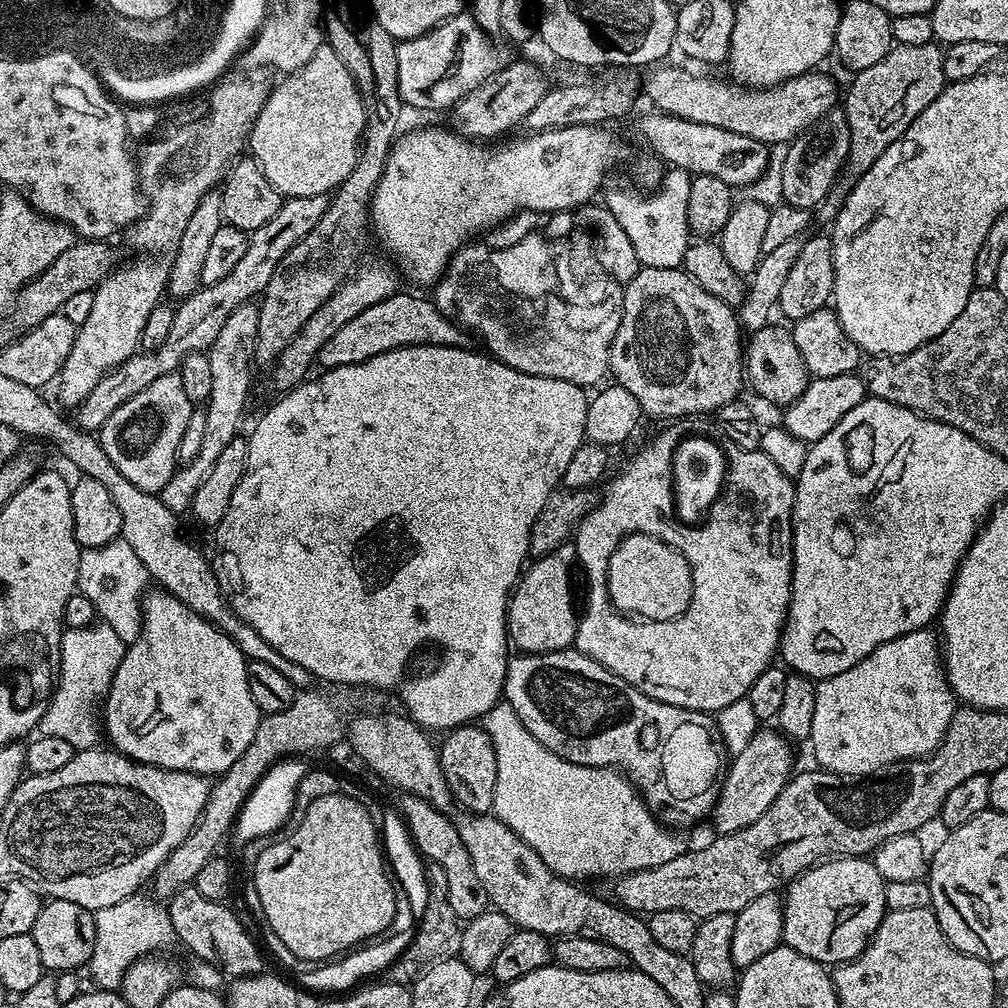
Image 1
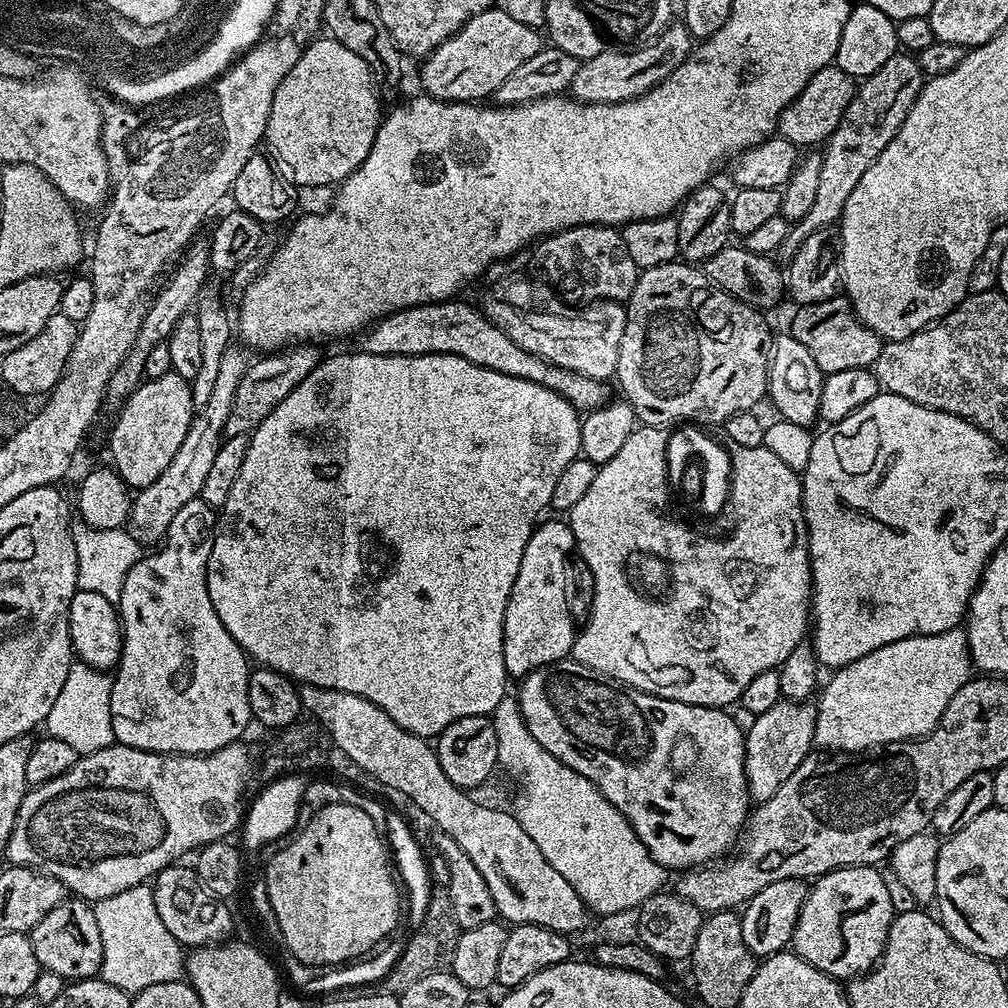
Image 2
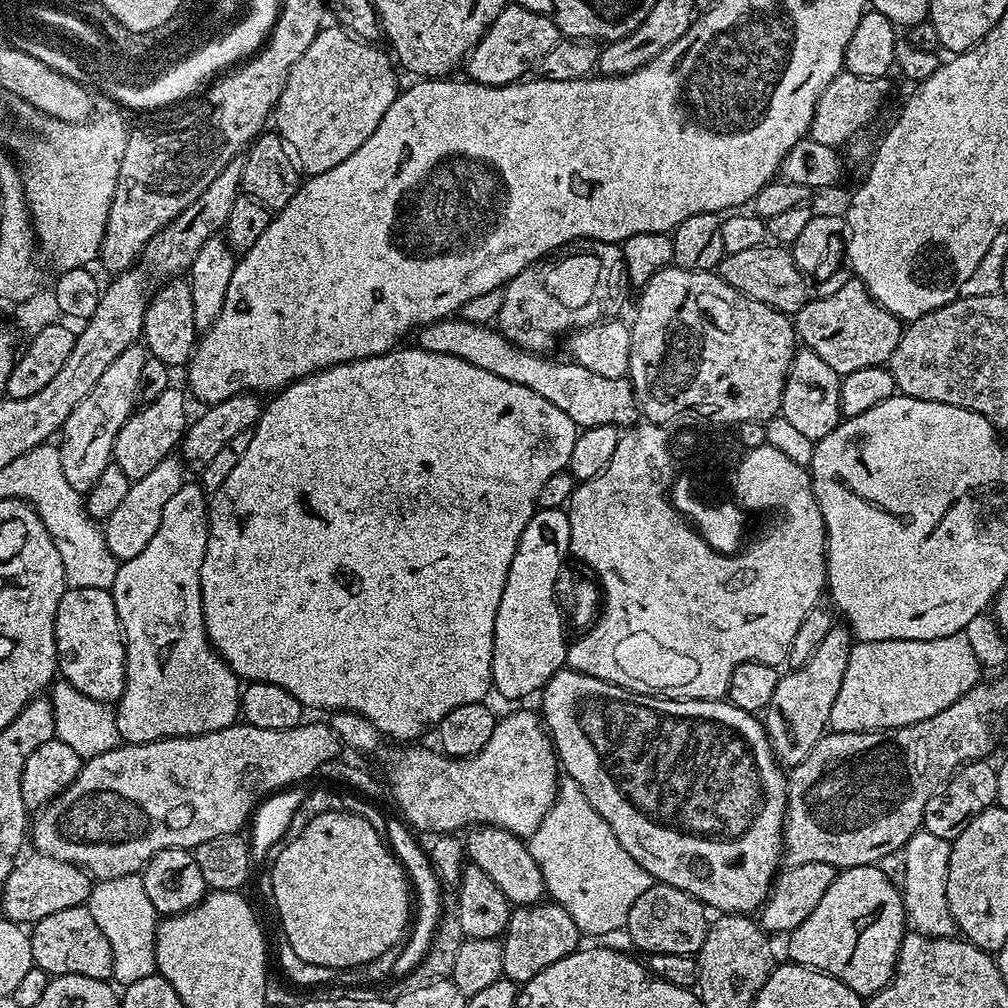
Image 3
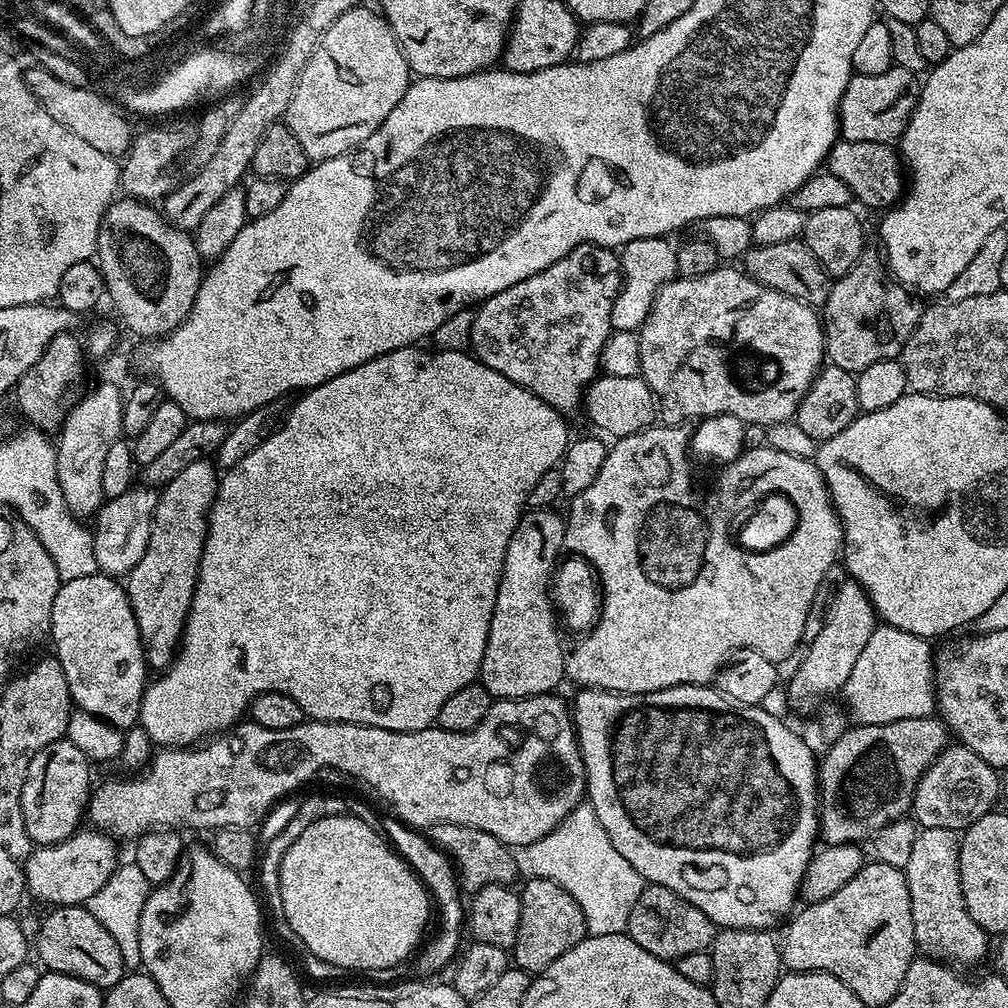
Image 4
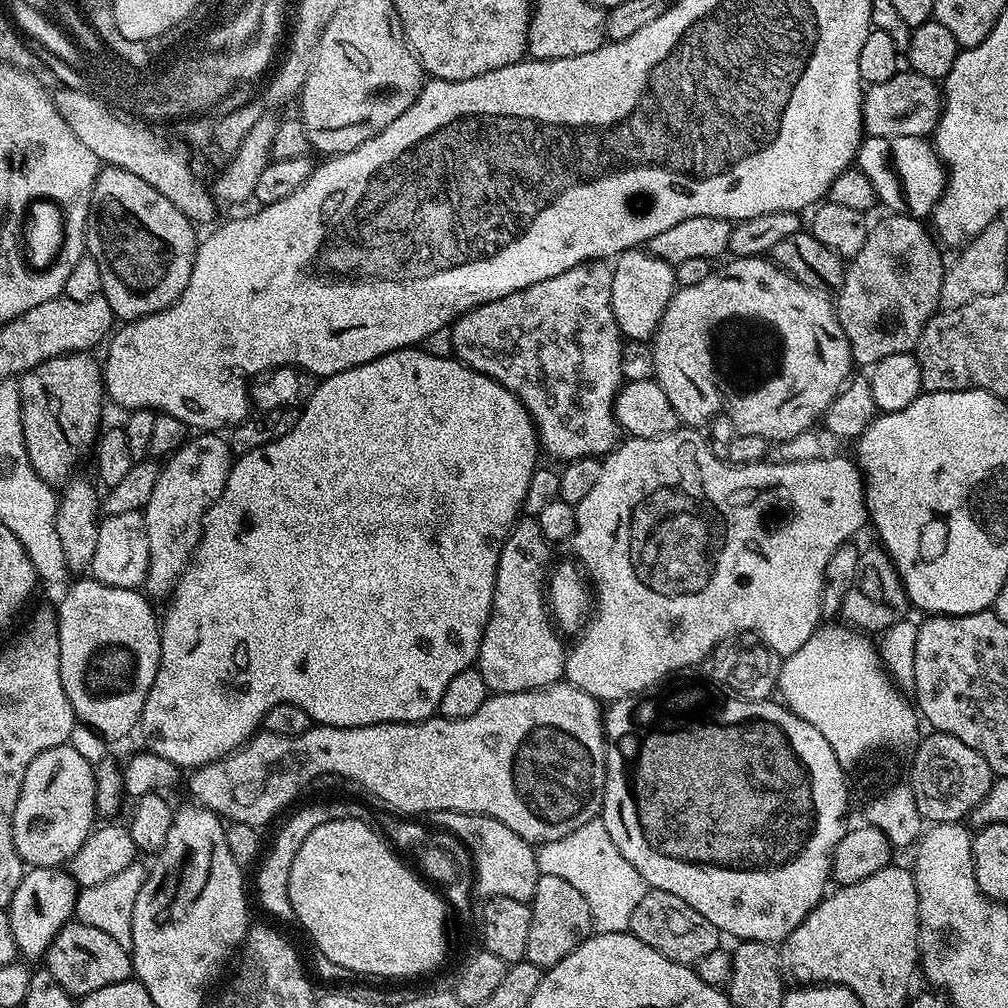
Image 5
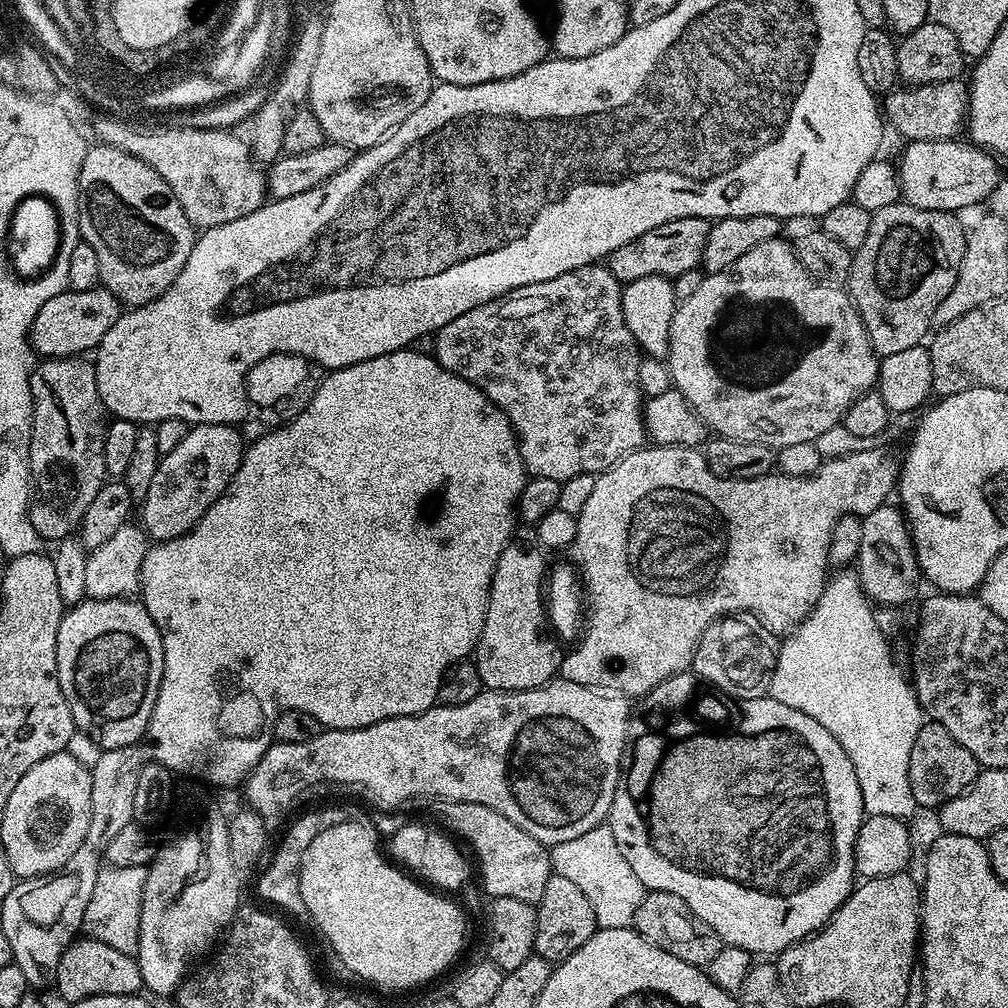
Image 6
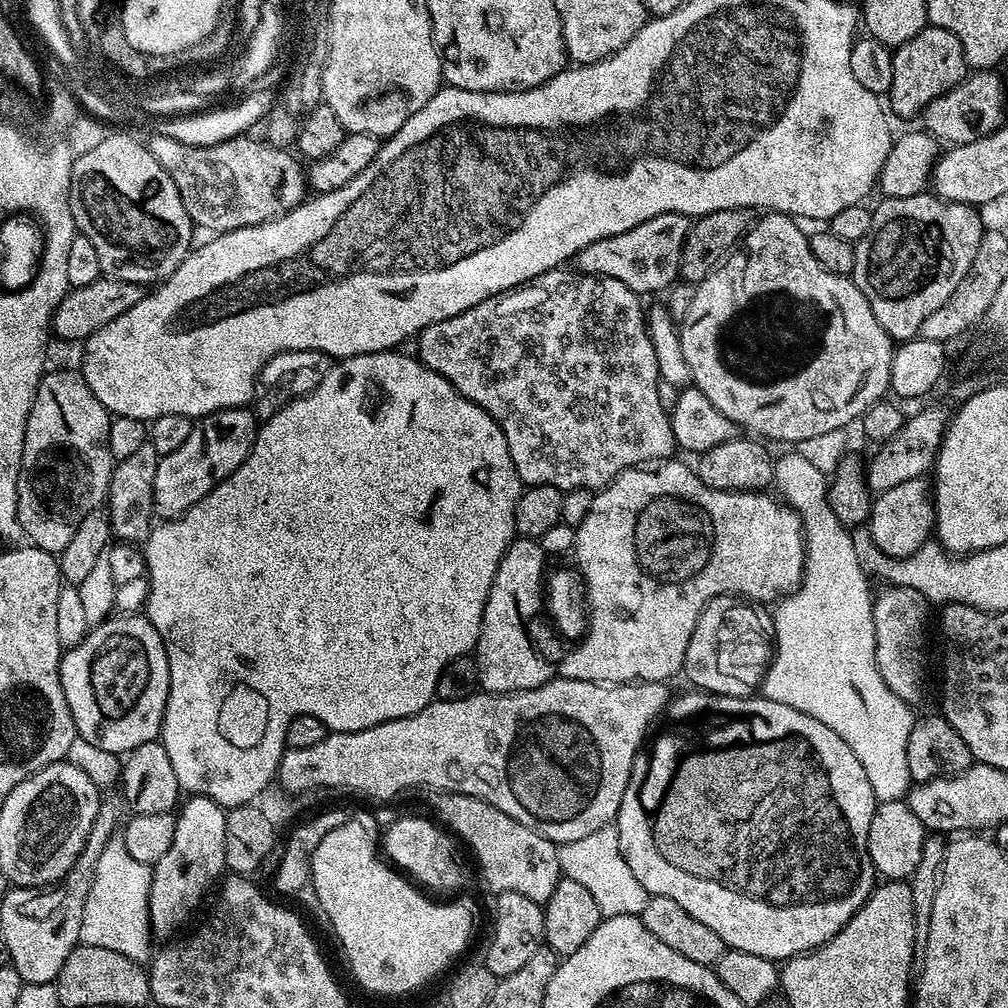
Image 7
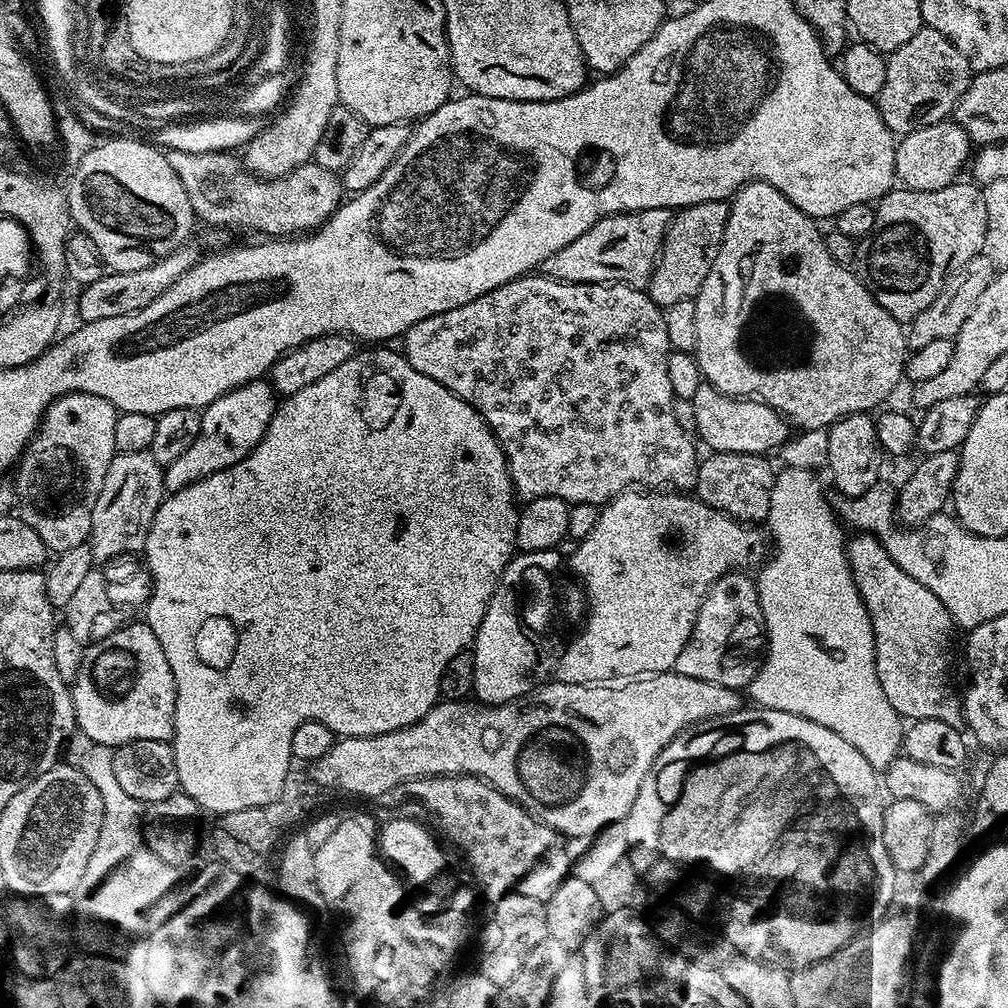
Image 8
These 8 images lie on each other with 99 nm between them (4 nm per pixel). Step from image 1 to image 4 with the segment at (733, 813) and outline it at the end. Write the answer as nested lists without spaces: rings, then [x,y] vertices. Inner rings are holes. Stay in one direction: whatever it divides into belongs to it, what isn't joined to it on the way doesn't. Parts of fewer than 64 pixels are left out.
[[[855,582],[841,584],[830,606],[830,614],[826,614],[826,626],[822,626],[818,638],[803,649],[804,657],[792,672],[792,681],[788,684],[789,706],[796,712],[808,712],[818,707],[827,696],[835,692],[837,695],[850,678],[850,670],[854,670],[862,649],[866,642],[870,642],[870,634],[874,634],[877,626],[876,607],[862,585]]]

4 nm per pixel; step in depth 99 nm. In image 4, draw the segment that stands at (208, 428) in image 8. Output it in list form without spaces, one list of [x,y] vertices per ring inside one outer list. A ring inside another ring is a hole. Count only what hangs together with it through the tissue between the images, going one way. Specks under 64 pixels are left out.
[[[211,459],[190,462],[169,484],[163,485],[152,519],[150,542],[142,562],[126,577],[134,618],[138,622],[144,659],[149,669],[163,670],[176,659],[184,620],[192,605],[204,540],[208,537],[208,513],[216,497],[218,469]]]

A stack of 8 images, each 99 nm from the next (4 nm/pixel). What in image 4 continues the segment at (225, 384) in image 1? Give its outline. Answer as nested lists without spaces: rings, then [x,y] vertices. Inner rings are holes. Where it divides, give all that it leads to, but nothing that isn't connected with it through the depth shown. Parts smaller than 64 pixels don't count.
[[[133,486],[118,498],[105,500],[95,514],[96,528],[91,529],[96,567],[103,575],[113,578],[127,577],[142,562],[152,533],[152,519],[160,501],[157,489],[152,486]]]

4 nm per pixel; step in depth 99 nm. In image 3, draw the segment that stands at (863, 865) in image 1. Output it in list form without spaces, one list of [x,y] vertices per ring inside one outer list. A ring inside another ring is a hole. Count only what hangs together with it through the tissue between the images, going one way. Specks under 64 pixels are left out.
[[[875,864],[843,869],[810,918],[787,937],[787,959],[841,980],[861,998],[881,992],[896,974],[900,943],[906,935],[904,897],[882,869]]]

